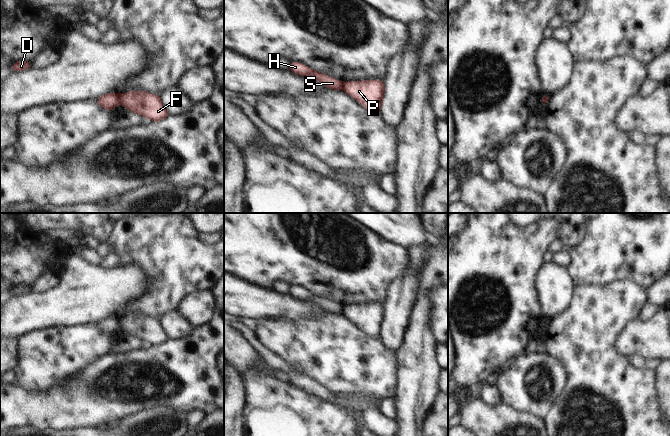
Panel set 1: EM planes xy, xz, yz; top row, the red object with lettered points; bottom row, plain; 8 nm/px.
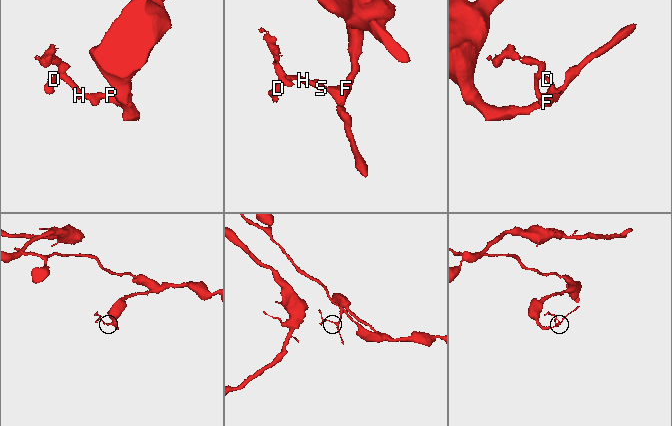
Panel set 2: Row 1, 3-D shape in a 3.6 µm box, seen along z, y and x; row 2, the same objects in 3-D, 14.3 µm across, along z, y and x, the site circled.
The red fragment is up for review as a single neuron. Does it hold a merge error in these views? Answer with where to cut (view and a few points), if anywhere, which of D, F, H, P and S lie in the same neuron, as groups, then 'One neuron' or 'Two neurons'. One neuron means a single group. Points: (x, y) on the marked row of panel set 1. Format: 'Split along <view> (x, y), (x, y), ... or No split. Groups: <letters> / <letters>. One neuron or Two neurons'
Split along xy (119, 95), (120, 102). Groups: D H S / F P. Two neurons.

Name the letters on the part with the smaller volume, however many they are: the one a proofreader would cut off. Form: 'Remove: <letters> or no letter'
Remove: D, H, S.

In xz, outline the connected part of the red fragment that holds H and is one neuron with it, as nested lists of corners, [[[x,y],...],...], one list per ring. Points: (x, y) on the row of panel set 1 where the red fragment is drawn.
[[[291,61],[289,63],[289,70],[296,75],[312,77],[321,82],[324,86],[328,87],[329,89],[343,90],[344,88],[344,82],[342,82],[341,80],[329,77],[326,74],[315,71],[305,66],[301,62]]]

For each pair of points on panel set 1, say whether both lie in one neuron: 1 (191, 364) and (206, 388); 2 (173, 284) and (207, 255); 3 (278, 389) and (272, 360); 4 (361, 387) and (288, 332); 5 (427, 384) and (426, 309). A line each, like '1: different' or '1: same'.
1: same
2: same
3: different
4: same
5: same

